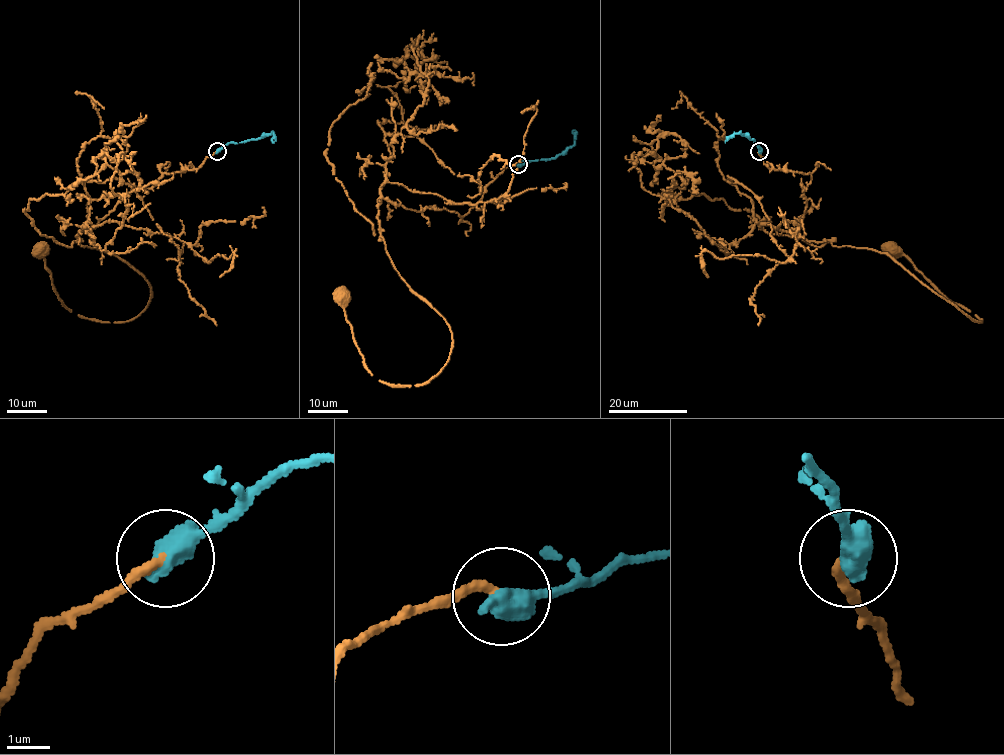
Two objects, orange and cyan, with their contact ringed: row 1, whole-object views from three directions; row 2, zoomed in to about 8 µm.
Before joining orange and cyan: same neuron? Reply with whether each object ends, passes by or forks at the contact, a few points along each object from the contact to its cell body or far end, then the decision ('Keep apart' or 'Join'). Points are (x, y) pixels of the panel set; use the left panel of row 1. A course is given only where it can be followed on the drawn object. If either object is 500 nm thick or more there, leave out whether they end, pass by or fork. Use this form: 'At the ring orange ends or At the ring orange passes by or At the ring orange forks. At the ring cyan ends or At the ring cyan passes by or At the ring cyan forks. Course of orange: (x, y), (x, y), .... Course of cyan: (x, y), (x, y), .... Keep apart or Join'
Course of orange: (217, 151), (198, 168), (133, 189), (77, 234), (149, 284), (134, 319), (101, 322), (71, 312), (41, 251). Course of cyan: (217, 151), (229, 142), (237, 143), (273, 134), (274, 142). Join

